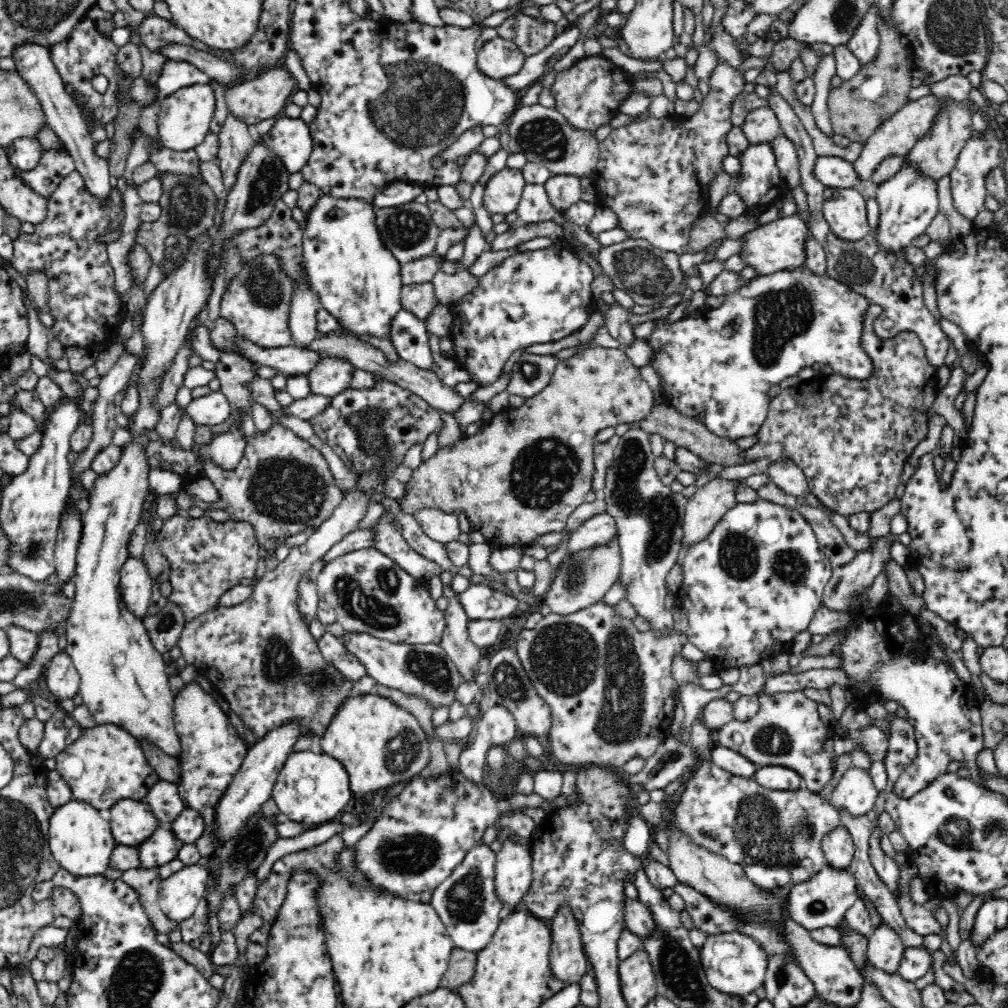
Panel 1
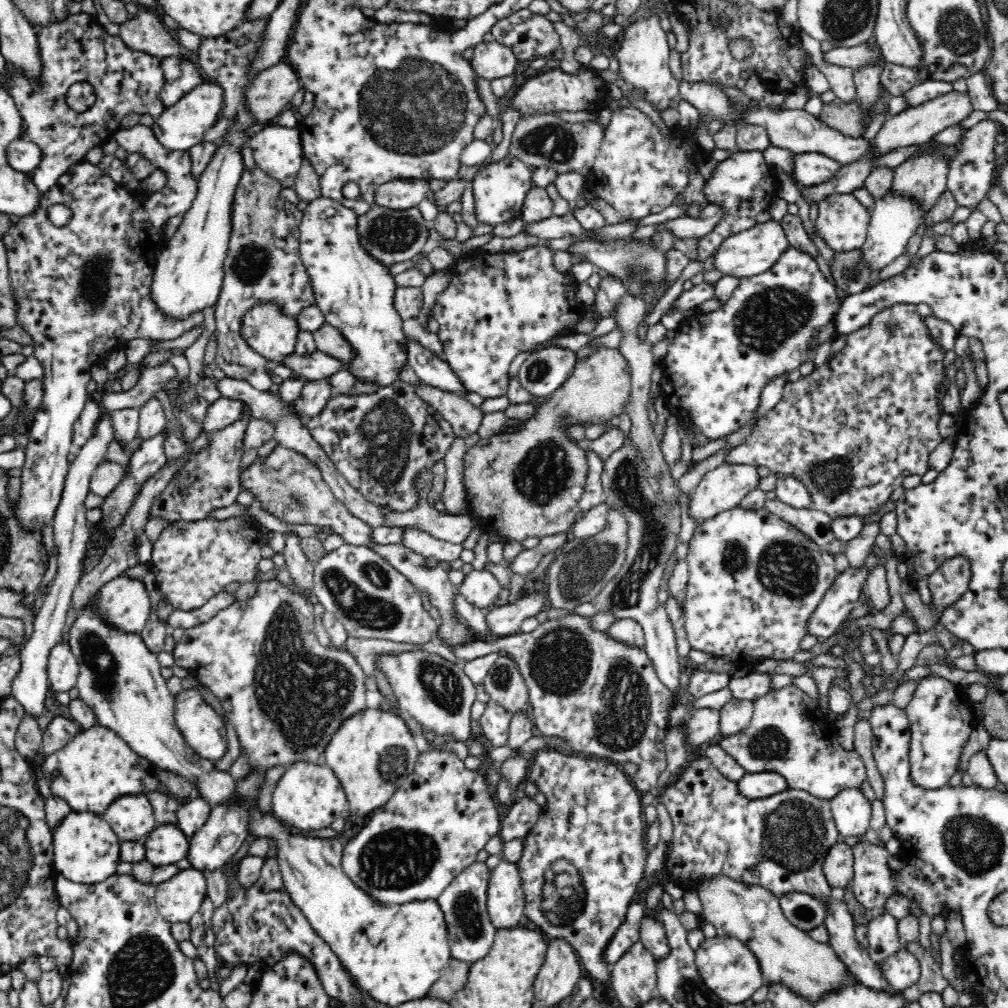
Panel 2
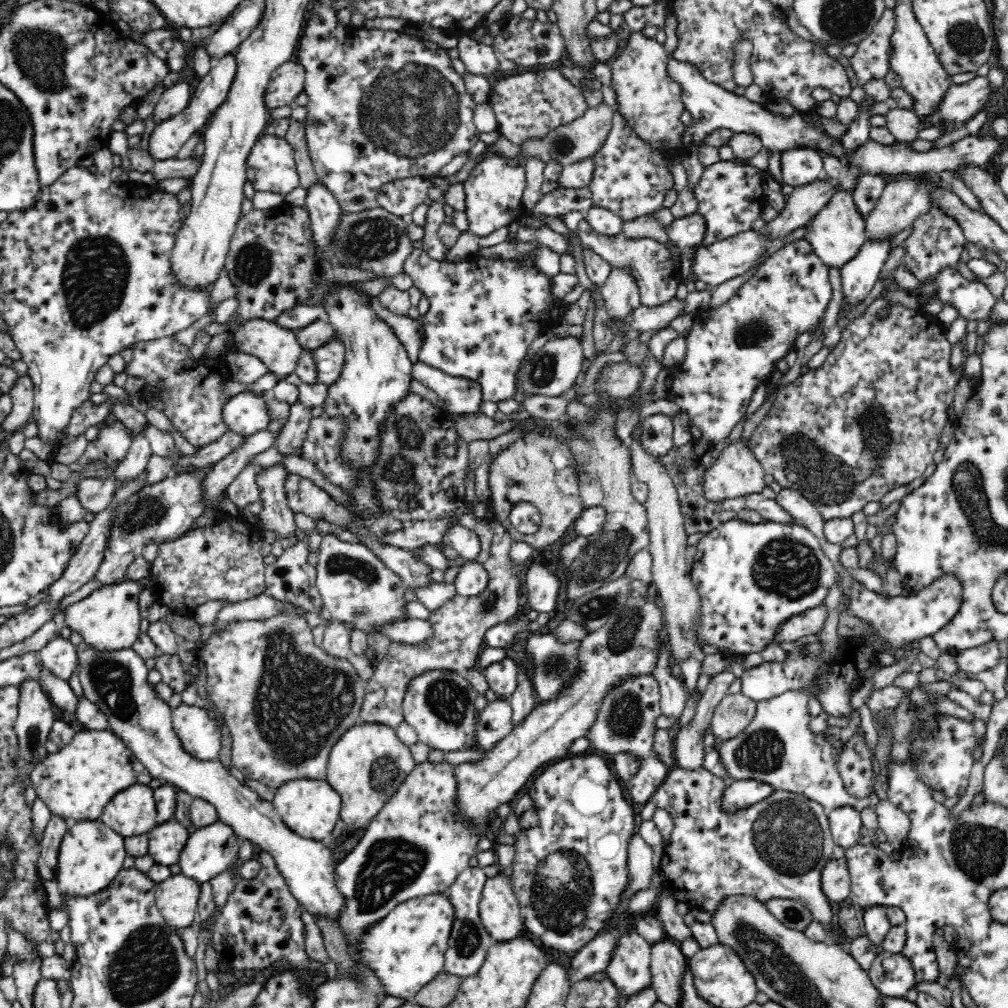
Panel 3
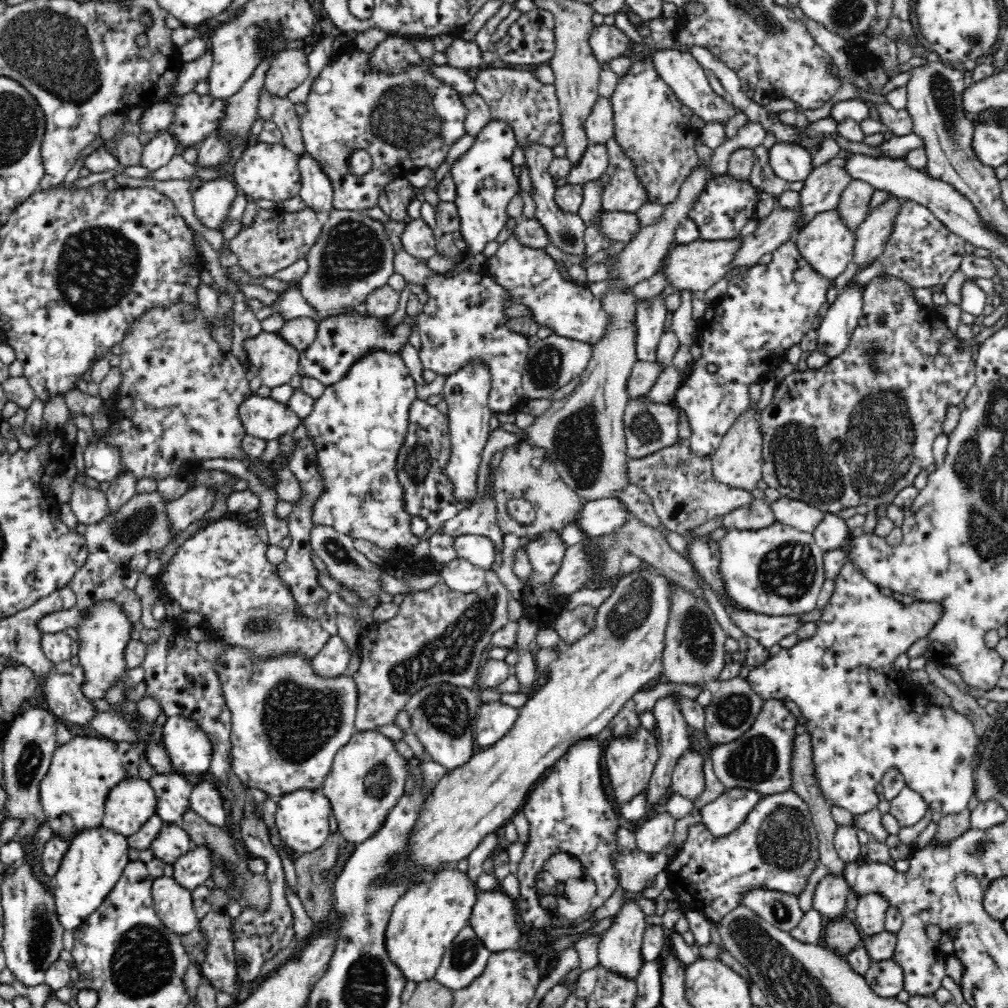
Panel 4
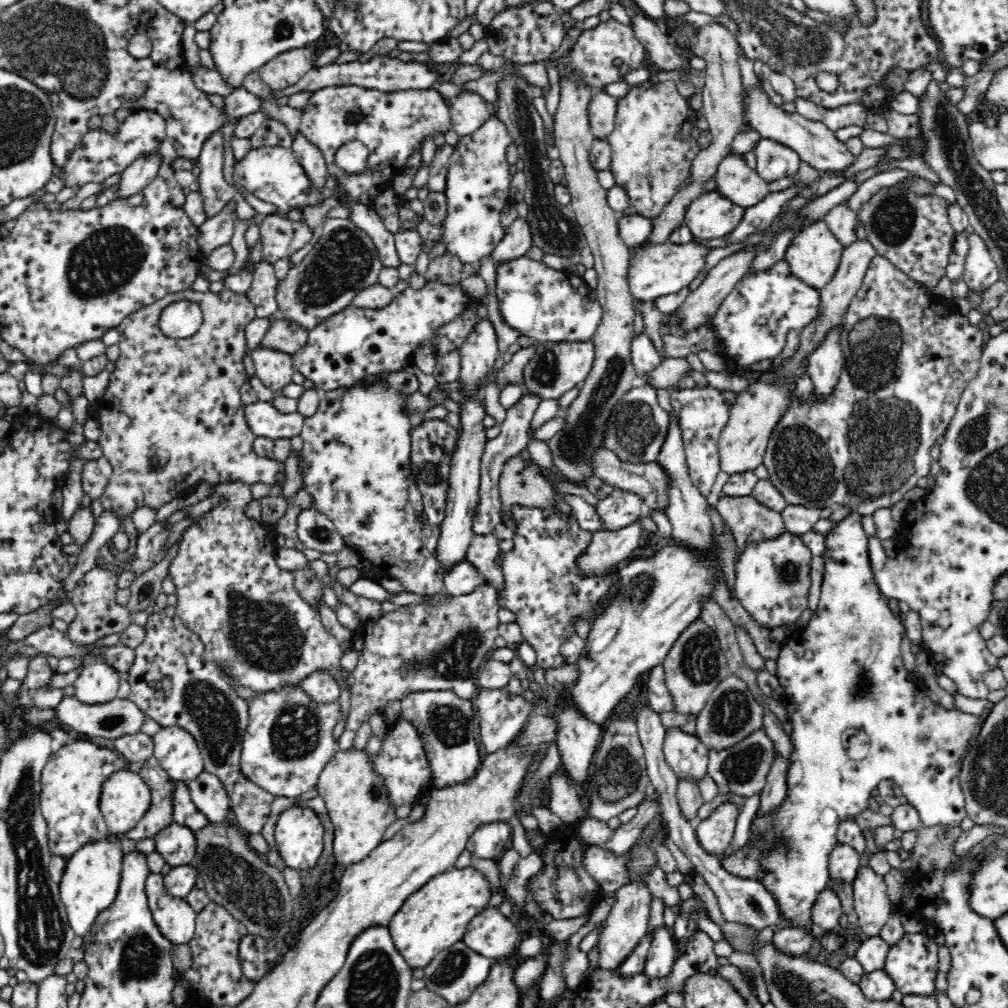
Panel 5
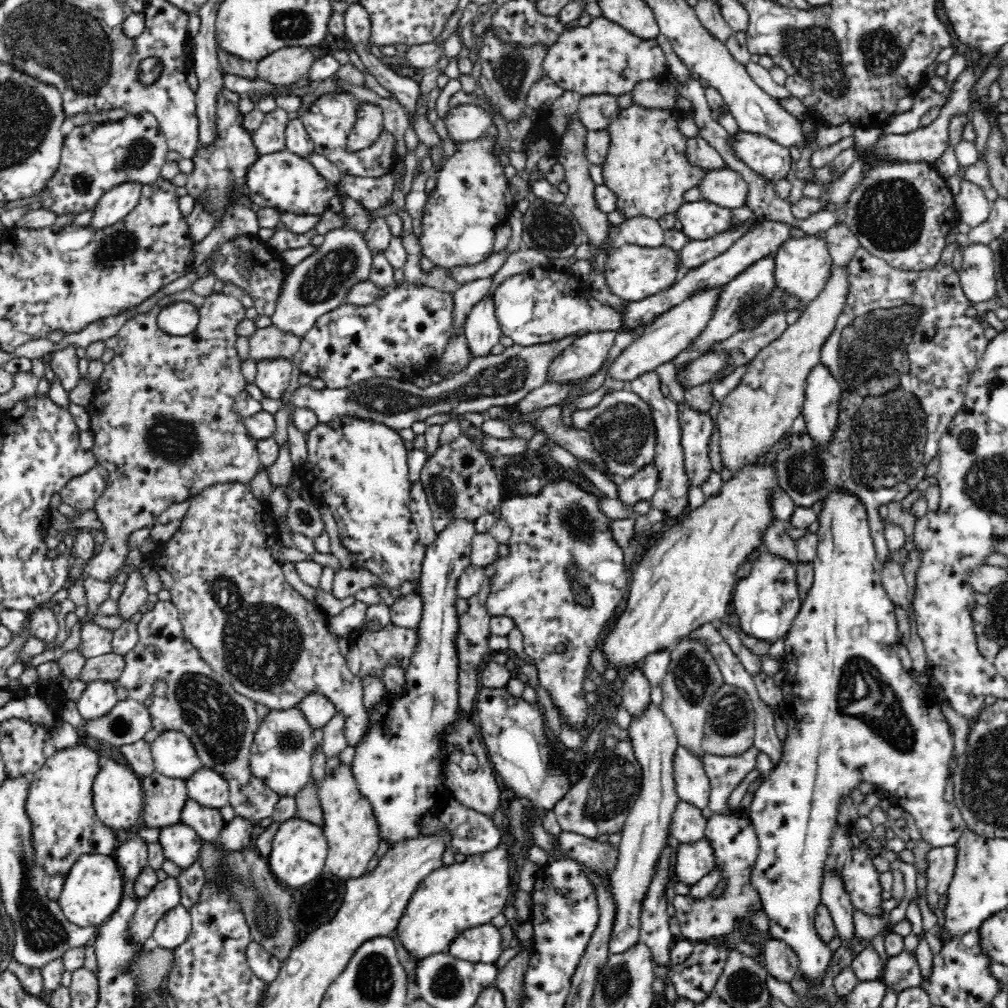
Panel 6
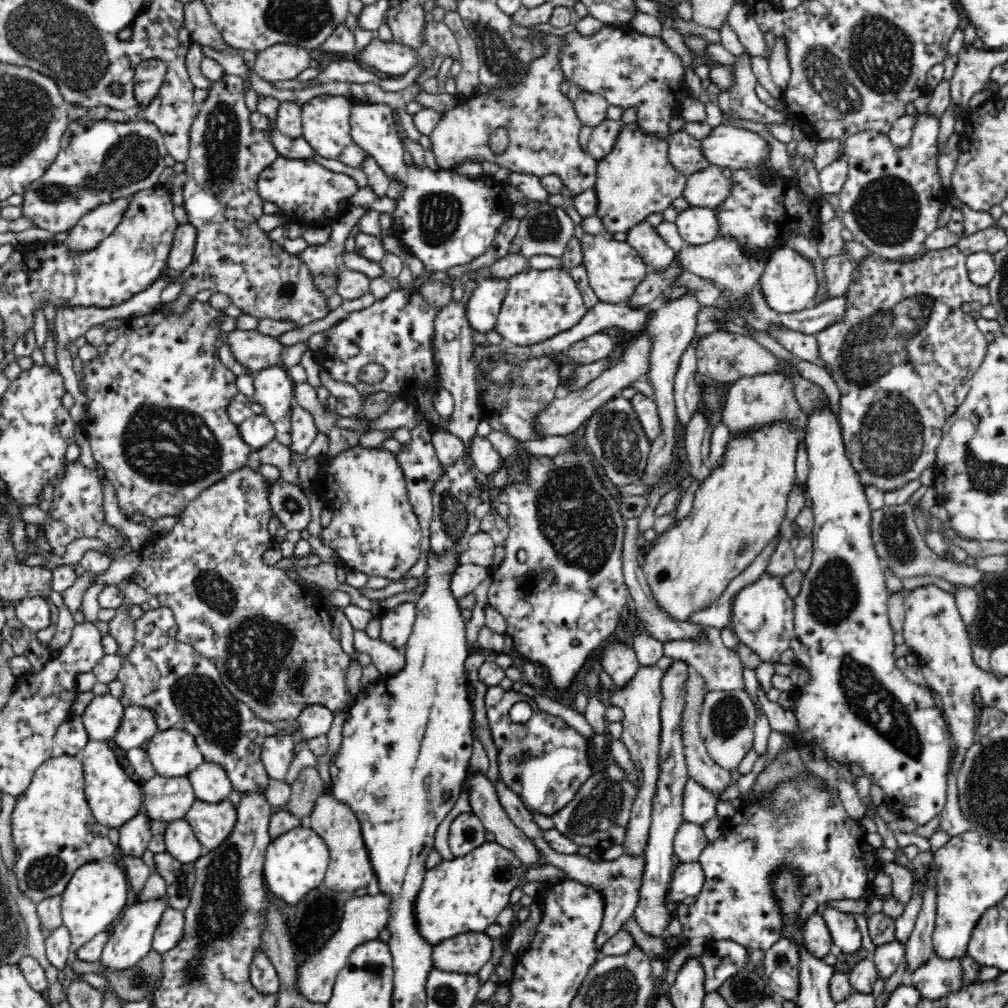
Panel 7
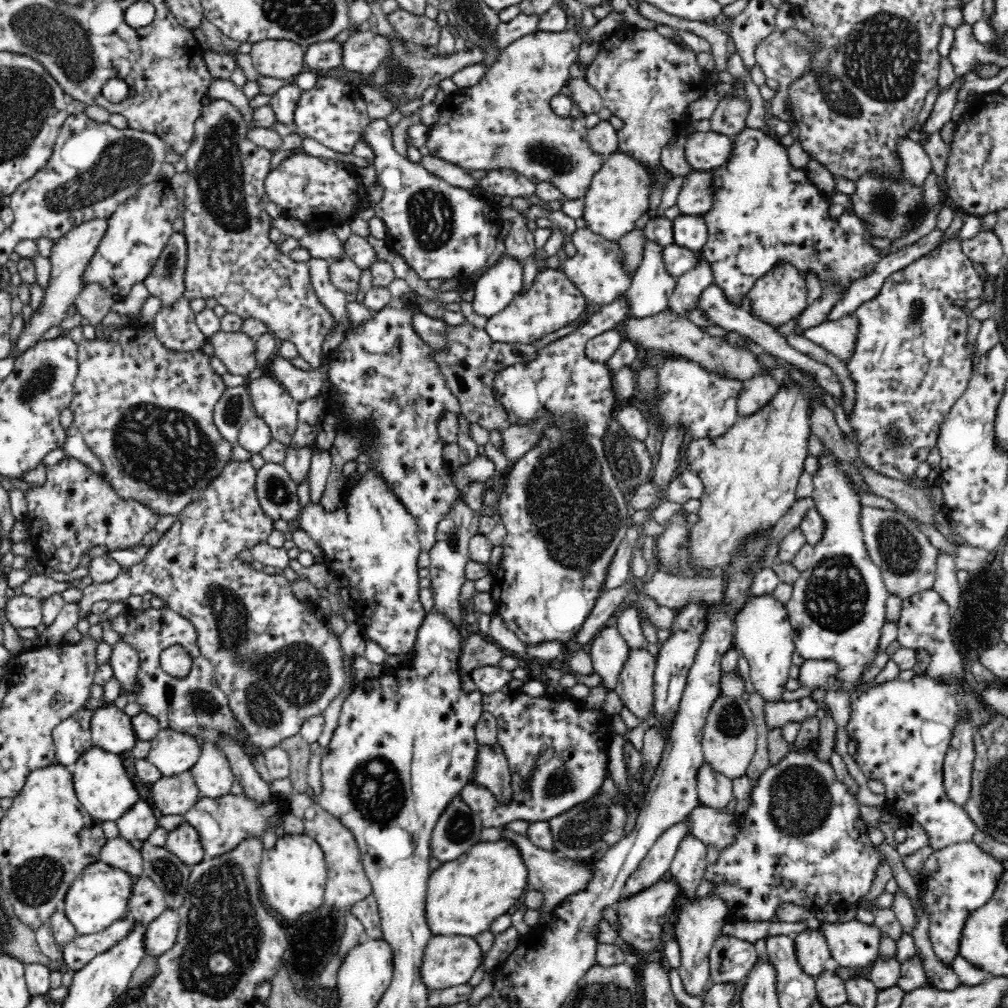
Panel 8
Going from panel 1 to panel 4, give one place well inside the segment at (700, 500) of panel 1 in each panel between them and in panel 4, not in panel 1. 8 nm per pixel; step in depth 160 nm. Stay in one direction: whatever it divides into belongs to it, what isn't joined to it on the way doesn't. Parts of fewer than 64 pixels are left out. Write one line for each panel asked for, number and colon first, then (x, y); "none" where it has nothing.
2: (721, 489)
3: (736, 471)
4: (738, 461)

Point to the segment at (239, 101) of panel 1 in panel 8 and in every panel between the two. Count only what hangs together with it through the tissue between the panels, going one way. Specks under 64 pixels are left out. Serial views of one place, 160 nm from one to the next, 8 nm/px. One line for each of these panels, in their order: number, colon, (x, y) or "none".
2: (274, 88)
3: (287, 81)
4: (289, 68)
5: (284, 70)
6: (286, 65)
7: (282, 61)
8: (281, 58)

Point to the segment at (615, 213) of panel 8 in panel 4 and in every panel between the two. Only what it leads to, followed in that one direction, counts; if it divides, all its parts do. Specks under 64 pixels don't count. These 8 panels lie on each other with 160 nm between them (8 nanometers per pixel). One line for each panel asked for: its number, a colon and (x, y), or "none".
4: (652, 125)
5: (652, 149)
6: (646, 169)
7: (636, 179)

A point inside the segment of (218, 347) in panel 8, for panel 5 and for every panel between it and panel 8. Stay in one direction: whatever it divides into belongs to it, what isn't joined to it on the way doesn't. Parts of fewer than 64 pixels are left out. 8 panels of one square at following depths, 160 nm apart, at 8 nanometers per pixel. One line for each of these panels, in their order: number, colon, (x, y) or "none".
5: (282, 336)
6: (269, 343)
7: (254, 351)

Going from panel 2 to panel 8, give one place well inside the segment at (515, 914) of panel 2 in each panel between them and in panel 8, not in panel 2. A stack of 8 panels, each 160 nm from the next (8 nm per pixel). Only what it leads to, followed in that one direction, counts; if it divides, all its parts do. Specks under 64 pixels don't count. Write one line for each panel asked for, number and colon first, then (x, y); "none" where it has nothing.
3: (499, 911)
4: (493, 918)
5: (491, 934)
6: (482, 943)
7: (466, 953)
8: (448, 961)

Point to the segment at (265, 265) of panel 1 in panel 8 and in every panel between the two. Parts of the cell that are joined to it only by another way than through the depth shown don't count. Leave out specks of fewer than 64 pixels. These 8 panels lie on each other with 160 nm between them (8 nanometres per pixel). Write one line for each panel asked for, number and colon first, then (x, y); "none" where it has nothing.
2: (270, 333)
3: (278, 348)
4: (276, 361)
5: (275, 369)
6: (273, 376)
7: (273, 396)
8: (270, 400)

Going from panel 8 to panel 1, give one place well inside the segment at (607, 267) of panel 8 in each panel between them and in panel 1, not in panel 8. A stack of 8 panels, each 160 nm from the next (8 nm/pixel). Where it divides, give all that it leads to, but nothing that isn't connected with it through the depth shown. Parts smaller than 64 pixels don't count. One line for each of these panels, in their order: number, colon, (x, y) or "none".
1: (779, 245)
2: (752, 252)
3: (714, 264)
4: (697, 266)
5: (655, 270)
6: (632, 272)
7: (614, 269)

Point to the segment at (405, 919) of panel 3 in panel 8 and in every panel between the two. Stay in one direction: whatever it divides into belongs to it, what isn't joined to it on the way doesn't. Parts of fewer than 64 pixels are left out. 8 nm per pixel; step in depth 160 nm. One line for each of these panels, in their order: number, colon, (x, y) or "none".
4: (426, 920)
5: (435, 917)
6: (453, 898)
7: (465, 894)
8: (464, 896)

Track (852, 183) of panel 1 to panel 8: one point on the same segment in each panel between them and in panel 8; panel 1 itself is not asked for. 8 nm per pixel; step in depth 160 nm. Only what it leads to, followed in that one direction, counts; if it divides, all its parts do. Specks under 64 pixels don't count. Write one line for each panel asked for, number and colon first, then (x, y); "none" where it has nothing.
2: (809, 169)
3: (799, 166)
4: (790, 161)
5: (774, 160)
6: (764, 156)
7: (726, 146)
8: (703, 151)

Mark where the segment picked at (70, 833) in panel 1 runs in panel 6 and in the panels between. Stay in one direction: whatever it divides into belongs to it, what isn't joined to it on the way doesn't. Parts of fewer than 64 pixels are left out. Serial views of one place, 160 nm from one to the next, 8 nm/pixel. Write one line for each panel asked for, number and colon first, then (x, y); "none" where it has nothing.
2: (86, 850)
3: (91, 855)
4: (95, 859)
5: (90, 883)
6: (93, 888)

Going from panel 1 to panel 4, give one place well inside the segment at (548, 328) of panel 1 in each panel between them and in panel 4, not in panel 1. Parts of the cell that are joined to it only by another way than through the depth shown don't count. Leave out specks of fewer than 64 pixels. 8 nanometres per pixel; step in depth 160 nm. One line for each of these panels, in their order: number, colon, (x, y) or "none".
2: (497, 305)
3: (482, 317)
4: (463, 320)

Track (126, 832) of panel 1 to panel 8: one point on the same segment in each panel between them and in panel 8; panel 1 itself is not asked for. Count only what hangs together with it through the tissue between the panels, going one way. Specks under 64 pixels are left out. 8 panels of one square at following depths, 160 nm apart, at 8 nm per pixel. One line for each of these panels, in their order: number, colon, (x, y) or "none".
2: (131, 817)
3: (132, 811)
4: (130, 803)
5: (124, 799)
6: (117, 793)
7: (114, 799)
8: (101, 783)

